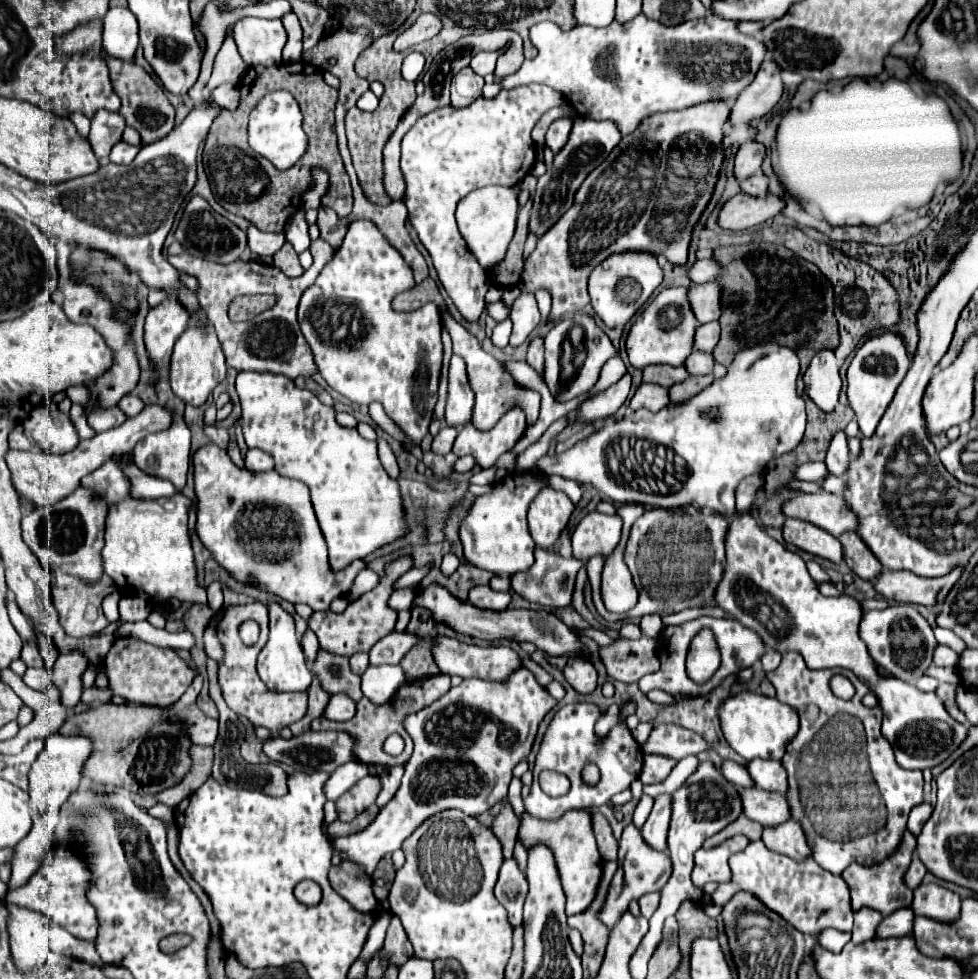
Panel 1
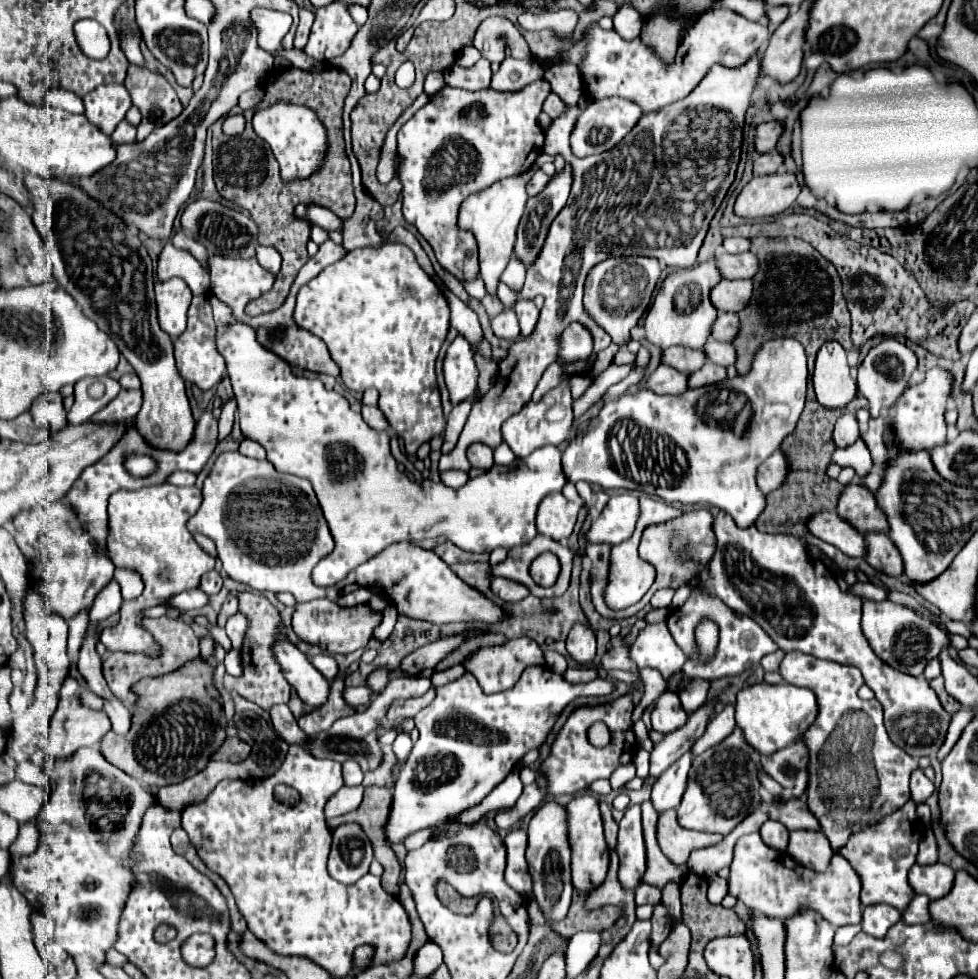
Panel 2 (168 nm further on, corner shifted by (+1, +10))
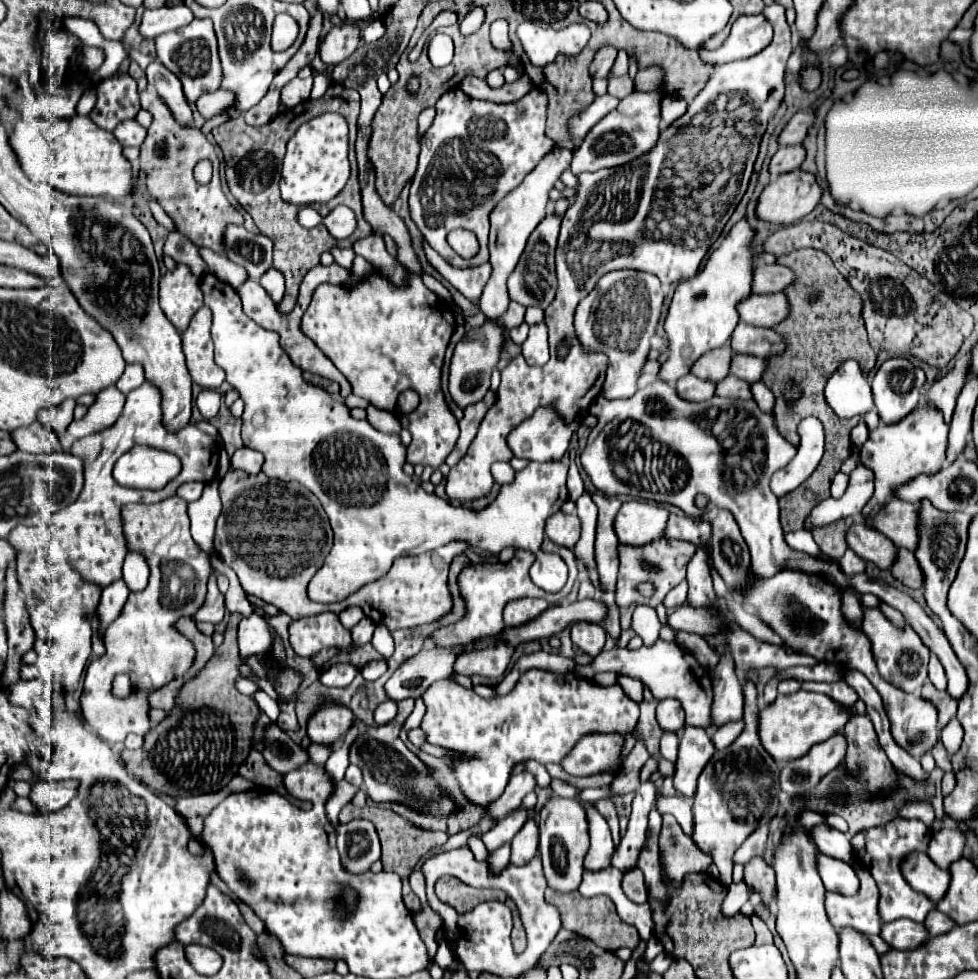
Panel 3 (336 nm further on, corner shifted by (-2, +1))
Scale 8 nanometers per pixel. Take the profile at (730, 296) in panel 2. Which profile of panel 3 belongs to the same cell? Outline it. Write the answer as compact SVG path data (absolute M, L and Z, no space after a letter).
M784 293L770 295L750 295L738 305L740 319L754 327L776 327L790 313L790 303L786 303Z

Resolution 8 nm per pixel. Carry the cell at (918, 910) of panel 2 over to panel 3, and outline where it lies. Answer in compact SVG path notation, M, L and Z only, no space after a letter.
M936 909L926 917L924 925L926 925L926 929L932 933L932 937L936 937L936 935L944 935L944 933L950 931L952 927L956 927L956 923L954 923L948 915L942 915L942 913L936 911Z

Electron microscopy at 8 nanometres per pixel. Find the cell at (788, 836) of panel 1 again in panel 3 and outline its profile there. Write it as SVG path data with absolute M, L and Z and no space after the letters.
M818 855L818 871L826 891L842 895L858 893L858 875L850 863L842 863L840 859L832 859L828 855Z

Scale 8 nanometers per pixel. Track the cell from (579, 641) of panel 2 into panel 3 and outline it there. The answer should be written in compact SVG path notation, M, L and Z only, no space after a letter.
M578 621L572 625L572 643L578 645L590 657L596 657L606 641L606 631L598 623Z

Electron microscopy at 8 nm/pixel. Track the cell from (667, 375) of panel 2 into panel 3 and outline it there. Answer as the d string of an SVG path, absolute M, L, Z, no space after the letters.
M688 373L684 375L678 383L676 383L676 391L682 399L686 401L706 401L706 399L712 399L714 397L714 391L716 391L716 383L714 381L704 381L704 379L698 379L696 375Z

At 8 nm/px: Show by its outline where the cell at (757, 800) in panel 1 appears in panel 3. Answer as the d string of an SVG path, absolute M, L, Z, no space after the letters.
M816 825L814 829L810 829L810 835L812 835L816 847L820 849L820 853L846 861L846 863L854 863L854 851L844 833L836 831L830 825Z

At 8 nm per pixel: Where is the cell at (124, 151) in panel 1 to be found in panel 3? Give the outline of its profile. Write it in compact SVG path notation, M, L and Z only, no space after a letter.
M126 119L114 129L114 137L120 141L120 145L130 147L130 145L142 145L146 139L146 129L136 121L136 119Z

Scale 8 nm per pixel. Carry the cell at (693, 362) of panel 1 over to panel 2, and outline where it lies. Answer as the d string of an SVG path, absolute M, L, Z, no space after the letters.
M709 340L707 346L703 346L703 352L707 354L707 360L717 366L729 366L735 362L735 350L731 344Z

